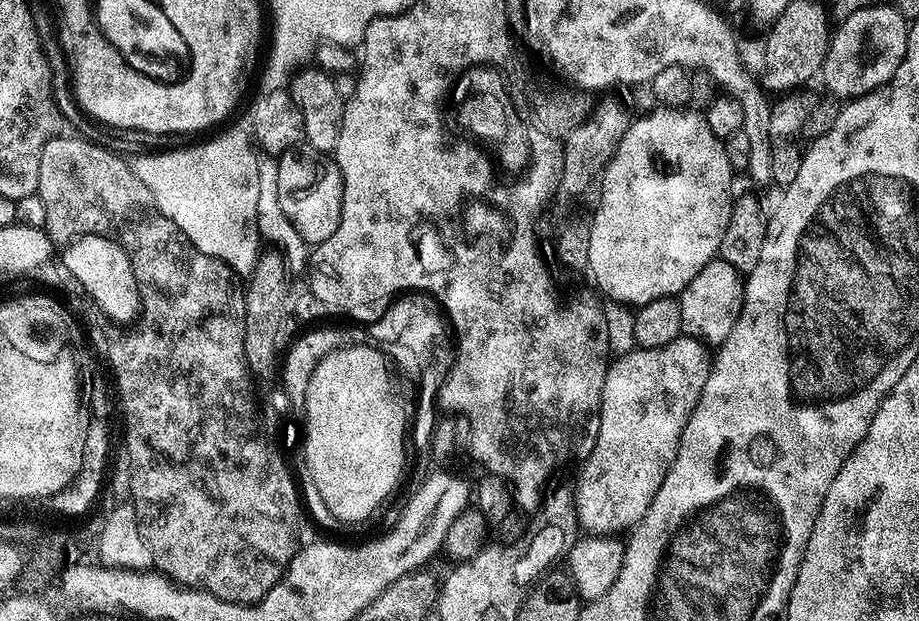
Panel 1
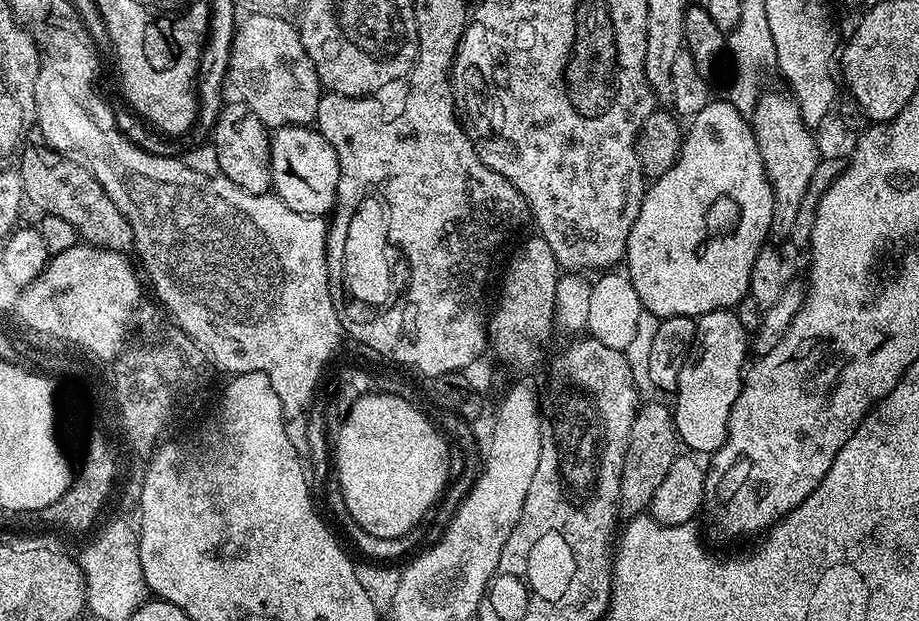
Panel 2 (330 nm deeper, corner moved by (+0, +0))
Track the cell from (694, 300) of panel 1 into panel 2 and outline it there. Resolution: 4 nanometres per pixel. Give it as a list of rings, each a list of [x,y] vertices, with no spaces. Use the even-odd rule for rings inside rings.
[[[723,308],[710,310],[696,320],[696,342],[692,345],[686,366],[682,366],[682,374],[678,374],[678,386],[674,393],[674,419],[676,434],[681,445],[693,453],[708,452],[714,454],[724,441],[728,439],[728,419],[730,410],[734,410],[734,402],[744,385],[746,363],[744,359],[750,356],[750,333],[743,328],[736,317],[735,311]]]

